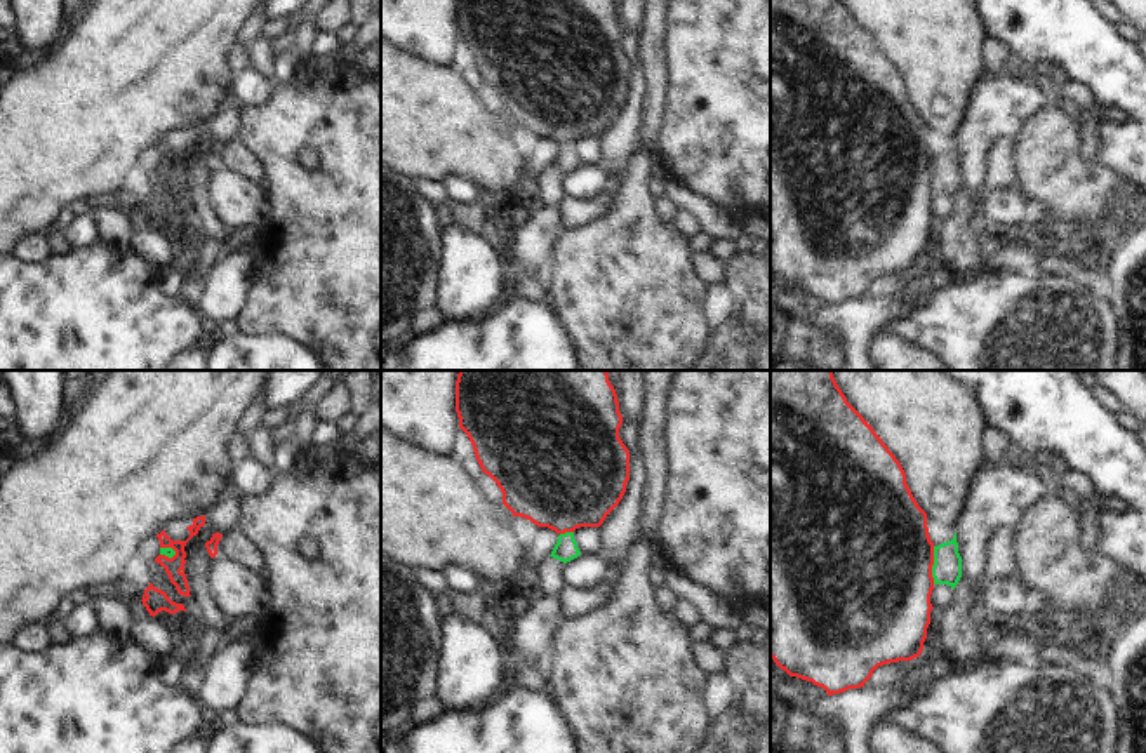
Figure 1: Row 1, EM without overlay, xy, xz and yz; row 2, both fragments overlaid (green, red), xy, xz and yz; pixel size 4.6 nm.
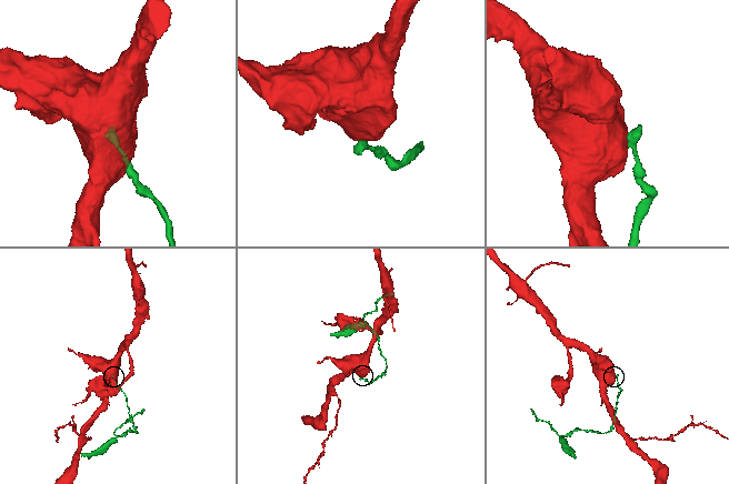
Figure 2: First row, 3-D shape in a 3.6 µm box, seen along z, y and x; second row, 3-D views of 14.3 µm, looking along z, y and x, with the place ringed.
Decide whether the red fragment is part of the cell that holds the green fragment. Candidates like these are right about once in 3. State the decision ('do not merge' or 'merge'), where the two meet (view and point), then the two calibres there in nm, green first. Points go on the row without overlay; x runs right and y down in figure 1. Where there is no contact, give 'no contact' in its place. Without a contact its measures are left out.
do not merge; contact yz (932, 176); calibres 140 and 500 nm

